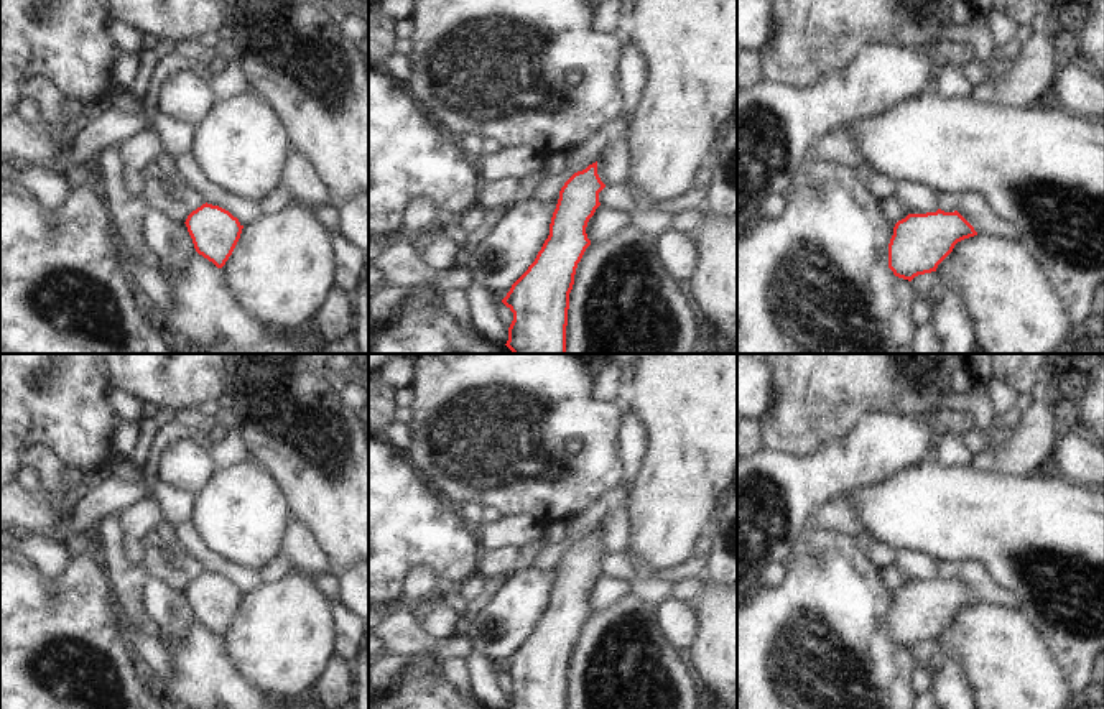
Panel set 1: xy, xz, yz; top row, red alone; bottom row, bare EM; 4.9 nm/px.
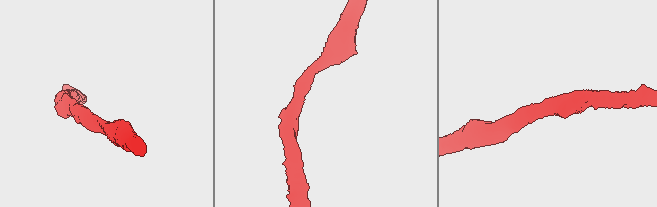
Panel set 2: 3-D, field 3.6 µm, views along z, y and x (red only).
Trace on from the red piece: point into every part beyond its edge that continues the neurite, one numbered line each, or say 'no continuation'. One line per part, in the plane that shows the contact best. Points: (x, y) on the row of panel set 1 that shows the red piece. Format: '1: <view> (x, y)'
no continuation

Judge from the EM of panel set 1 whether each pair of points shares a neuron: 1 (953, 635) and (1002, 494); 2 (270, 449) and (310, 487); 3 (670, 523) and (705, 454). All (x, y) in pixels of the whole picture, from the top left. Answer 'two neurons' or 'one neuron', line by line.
1: two neurons
2: one neuron
3: one neuron

